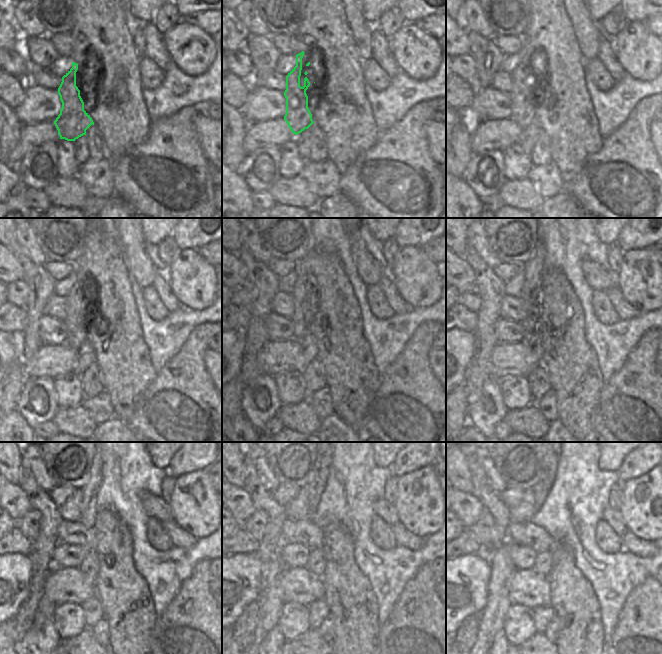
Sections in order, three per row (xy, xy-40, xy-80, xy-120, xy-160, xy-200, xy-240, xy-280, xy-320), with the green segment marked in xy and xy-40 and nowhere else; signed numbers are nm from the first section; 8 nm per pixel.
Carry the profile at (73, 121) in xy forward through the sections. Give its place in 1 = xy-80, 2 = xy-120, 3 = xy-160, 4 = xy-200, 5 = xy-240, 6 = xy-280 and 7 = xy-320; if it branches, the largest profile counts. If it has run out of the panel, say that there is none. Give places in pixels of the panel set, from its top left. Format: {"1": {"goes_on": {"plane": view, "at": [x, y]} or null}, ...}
{"1": {"goes_on": {"plane": "xy-80", "at": [523, 114]}}, "2": {"goes_on": {"plane": "xy-120", "at": [75, 308]}}, "3": {"goes_on": {"plane": "xy-160", "at": [303, 315]}}, "4": {"goes_on": {"plane": "xy-200", "at": [533, 268]}}, "5": {"goes_on": {"plane": "xy-240", "at": [90, 490]}}, "6": {"goes_on": {"plane": "xy-280", "at": [315, 489]}}, "7": {"goes_on": {"plane": "xy-320", "at": [549, 464]}}}

